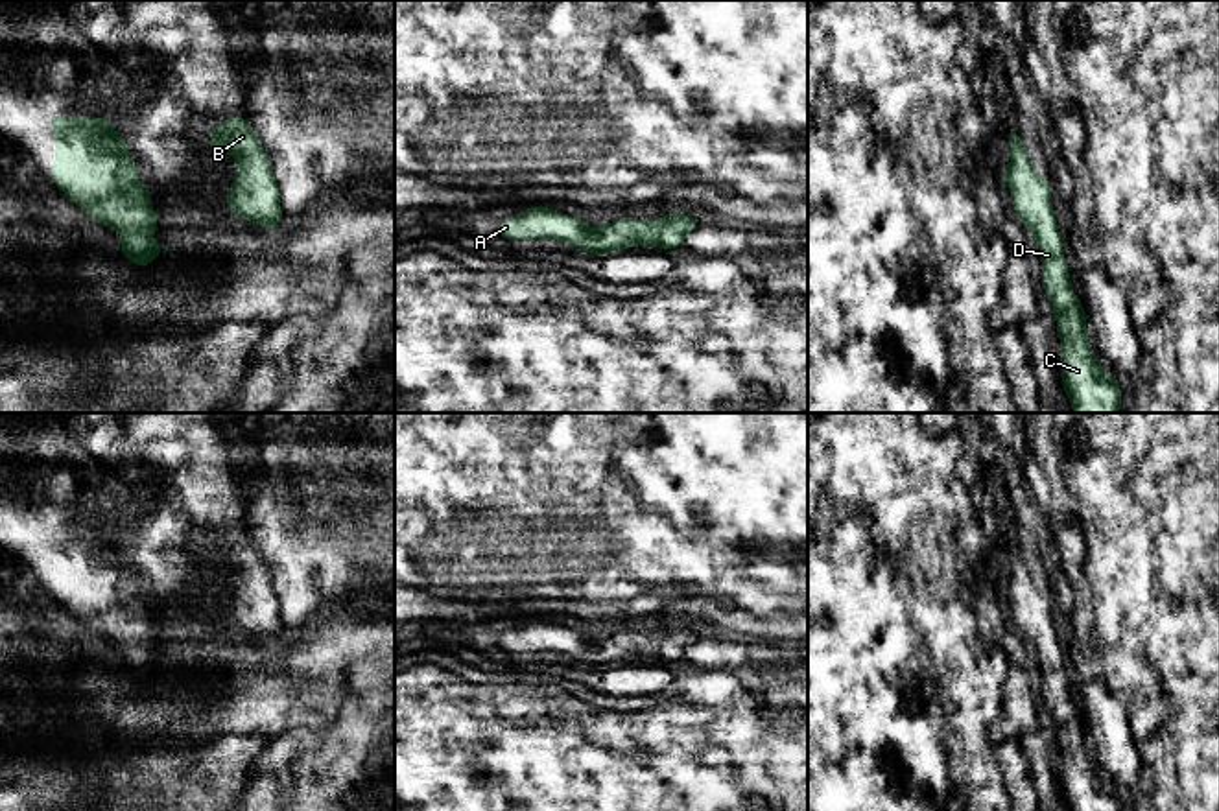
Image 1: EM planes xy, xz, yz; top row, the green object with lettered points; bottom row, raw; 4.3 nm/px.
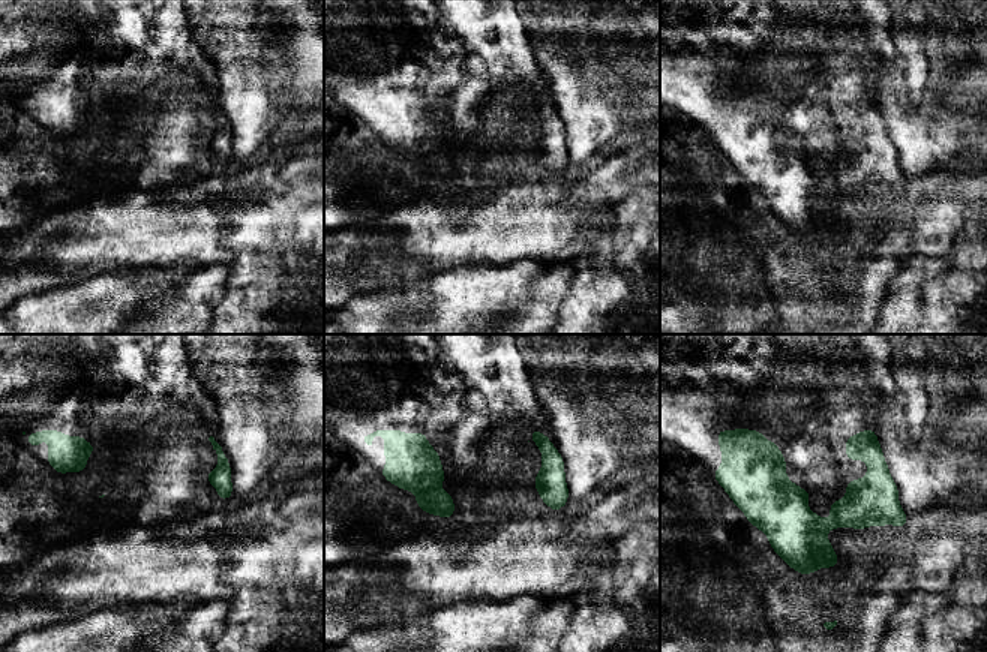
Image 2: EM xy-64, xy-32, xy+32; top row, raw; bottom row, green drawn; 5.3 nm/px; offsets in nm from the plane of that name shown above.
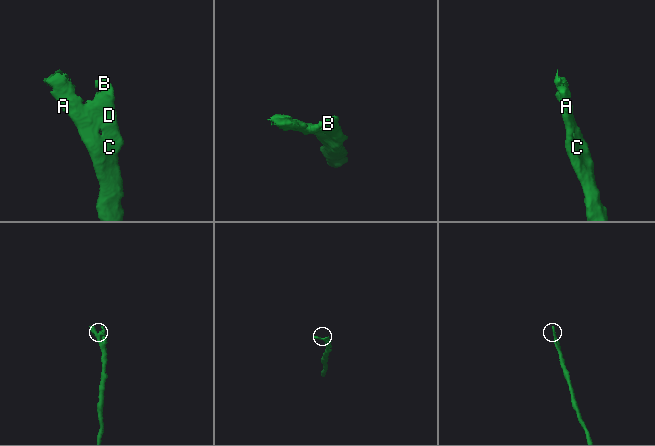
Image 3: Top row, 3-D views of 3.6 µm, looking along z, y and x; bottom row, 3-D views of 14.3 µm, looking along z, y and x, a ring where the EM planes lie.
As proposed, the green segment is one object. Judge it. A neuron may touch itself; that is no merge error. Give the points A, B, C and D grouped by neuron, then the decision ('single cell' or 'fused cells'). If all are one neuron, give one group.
A B C D; single cell

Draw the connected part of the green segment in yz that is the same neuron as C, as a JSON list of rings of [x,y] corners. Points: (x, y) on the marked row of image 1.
[[[1014,129],[1005,131],[1005,136],[1012,157],[1000,182],[1011,188],[1014,212],[1038,245],[1042,289],[1055,310],[1062,347],[1059,365],[1064,393],[1073,413],[1123,413],[1119,382],[1105,372],[1090,348],[1086,310],[1073,291],[1053,214],[1053,188],[1035,170],[1022,136]]]

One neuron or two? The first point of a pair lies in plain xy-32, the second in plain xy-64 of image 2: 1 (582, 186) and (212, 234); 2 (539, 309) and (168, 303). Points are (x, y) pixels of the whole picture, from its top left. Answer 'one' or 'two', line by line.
1: one
2: one

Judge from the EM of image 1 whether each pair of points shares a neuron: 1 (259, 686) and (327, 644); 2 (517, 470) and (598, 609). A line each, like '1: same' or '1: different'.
1: same
2: different

